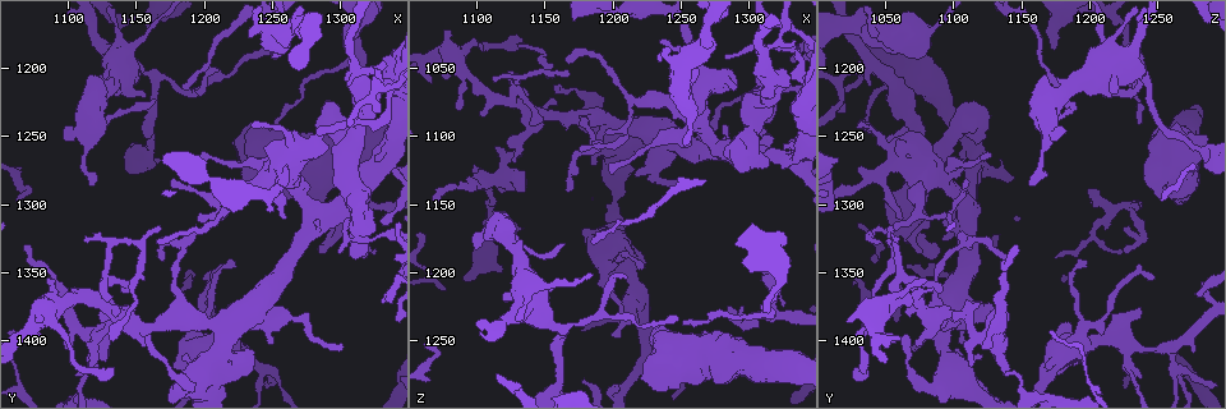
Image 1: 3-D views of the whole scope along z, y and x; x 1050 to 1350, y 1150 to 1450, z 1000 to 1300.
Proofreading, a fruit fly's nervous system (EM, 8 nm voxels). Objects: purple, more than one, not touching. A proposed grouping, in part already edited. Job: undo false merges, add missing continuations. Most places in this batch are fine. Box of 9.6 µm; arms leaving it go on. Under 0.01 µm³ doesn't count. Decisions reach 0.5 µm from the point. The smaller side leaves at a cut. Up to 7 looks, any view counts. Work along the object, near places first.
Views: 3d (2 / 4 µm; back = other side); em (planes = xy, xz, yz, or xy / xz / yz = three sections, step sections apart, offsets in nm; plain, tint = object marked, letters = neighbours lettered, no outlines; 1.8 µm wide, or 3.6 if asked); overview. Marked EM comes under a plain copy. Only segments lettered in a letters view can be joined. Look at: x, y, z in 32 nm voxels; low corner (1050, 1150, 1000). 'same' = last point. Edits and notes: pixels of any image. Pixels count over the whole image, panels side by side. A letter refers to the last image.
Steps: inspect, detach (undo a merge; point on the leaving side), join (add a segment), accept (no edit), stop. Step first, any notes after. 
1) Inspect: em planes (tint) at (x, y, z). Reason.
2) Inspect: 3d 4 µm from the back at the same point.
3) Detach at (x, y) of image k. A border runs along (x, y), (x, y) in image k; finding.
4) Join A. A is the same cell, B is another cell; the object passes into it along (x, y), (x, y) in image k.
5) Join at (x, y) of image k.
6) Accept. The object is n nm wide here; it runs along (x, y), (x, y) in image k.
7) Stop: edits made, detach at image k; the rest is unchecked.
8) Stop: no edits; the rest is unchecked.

Inspect: 3d 4 µm at (1304, 1186, 1172). Free end.

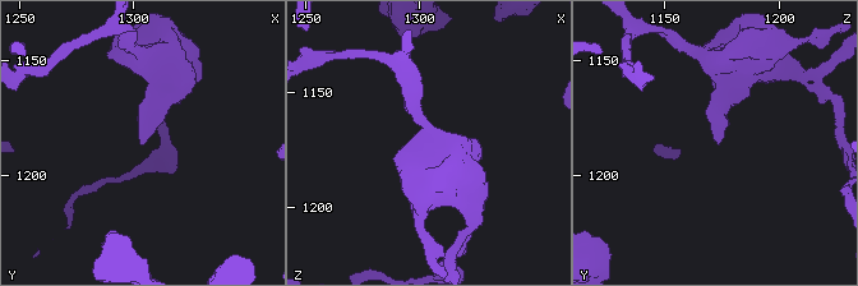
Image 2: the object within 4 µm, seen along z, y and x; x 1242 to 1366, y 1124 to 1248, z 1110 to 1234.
Inspect: em xz step 16 (tint) at (1304, 1187, 1173).

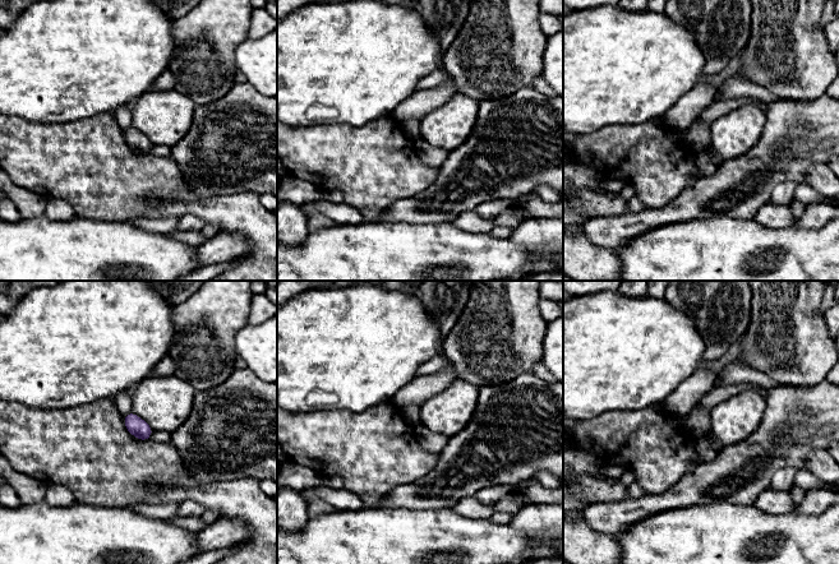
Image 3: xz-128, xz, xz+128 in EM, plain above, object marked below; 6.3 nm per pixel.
Inspect: em planes (letters) at the same point.

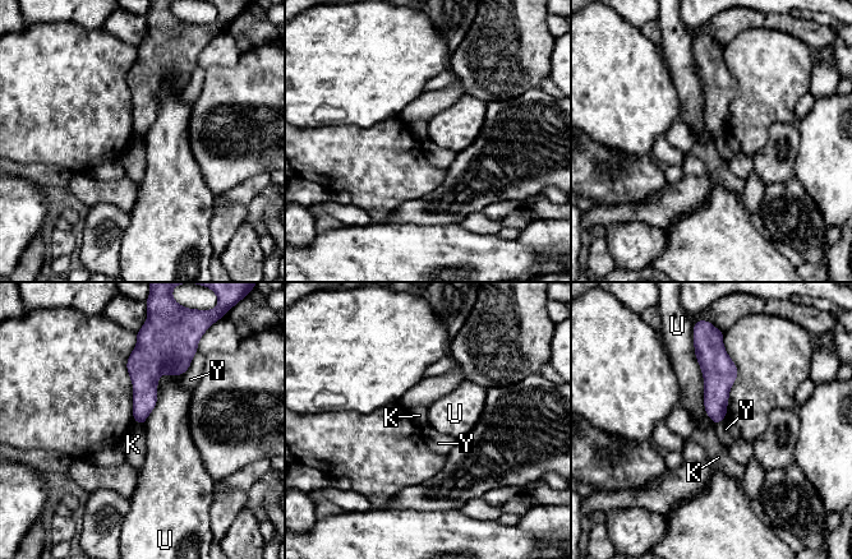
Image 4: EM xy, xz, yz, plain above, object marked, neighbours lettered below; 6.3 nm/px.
Accept. The object is 140 nm wide here; K, U and Y are other cells; a border runs along (134, 419), (141, 425) in image 4; none of them fits.

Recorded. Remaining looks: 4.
Inspect: 3d 4 µm at (1186, 1216, 1178). Thin end.

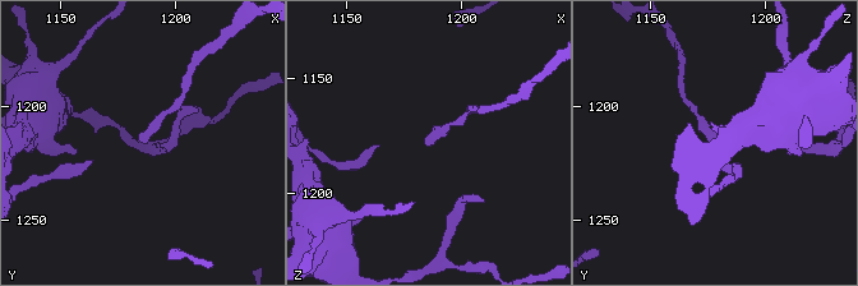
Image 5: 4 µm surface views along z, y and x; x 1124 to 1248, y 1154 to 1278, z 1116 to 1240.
Inspect: em 3.6 µm planes (letters) at (1187, 1214, 1178). Now the EM.

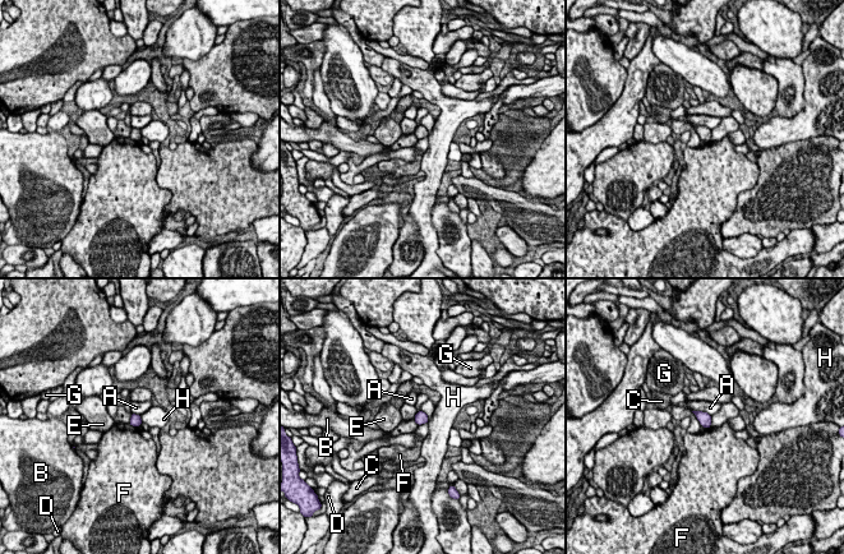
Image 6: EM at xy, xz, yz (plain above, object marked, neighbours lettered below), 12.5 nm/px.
Accept. The object is 140 nm wide here; A, B, C, D, E, F, G and H are other cells; a border runs along (711, 416), (709, 426) in image 6; no lettered segment goes on from it.

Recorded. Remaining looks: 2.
Inspect: em planes (letters) at (1234, 1174, 1044). Stops while still wide.

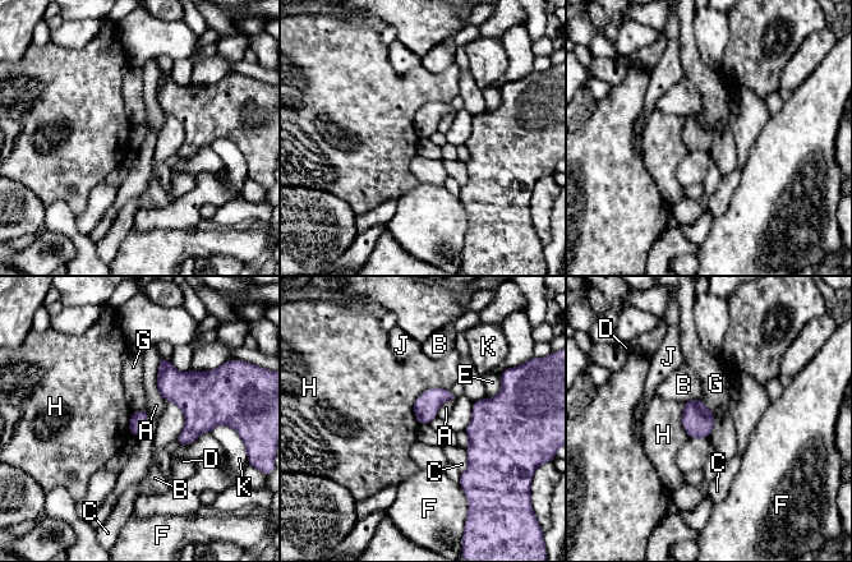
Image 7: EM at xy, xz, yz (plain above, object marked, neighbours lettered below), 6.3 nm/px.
Accept. A, B, C, D, E, F, G, H, J and K are other cells; a border runs along (448, 388), (419, 395), (418, 423) in image 7; no lettered segment goes on from it.

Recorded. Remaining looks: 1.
Stop: no edits; the rest is unchecked.

